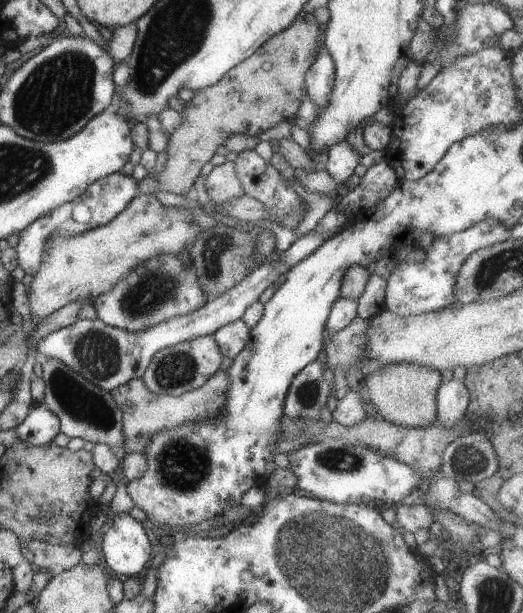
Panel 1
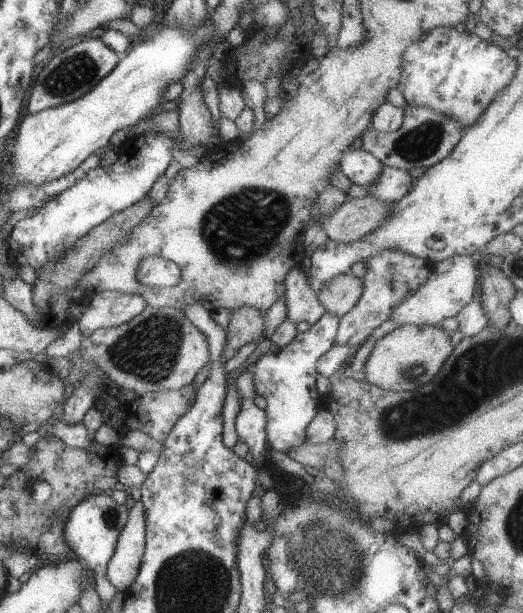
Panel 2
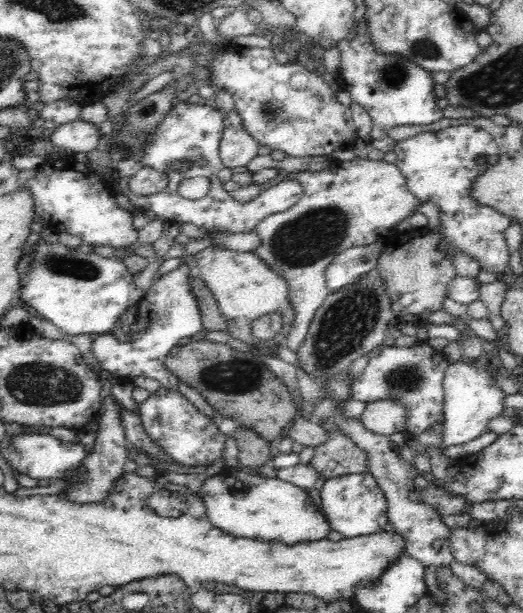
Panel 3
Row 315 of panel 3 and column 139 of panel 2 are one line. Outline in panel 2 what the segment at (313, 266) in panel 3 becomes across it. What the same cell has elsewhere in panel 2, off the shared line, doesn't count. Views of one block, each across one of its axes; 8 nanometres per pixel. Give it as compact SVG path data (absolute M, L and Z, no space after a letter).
M104 290L92 295L86 312L77 320L83 337L103 328L114 328L126 324L138 316L147 306L140 294L120 294Z

